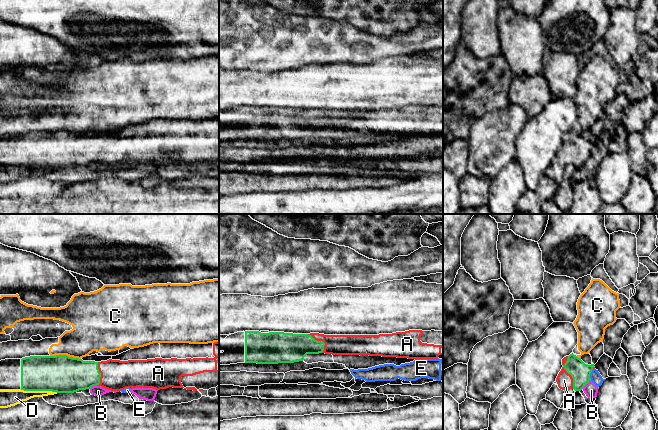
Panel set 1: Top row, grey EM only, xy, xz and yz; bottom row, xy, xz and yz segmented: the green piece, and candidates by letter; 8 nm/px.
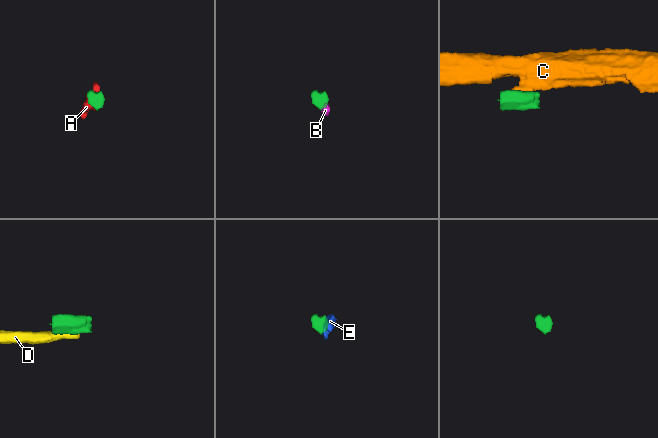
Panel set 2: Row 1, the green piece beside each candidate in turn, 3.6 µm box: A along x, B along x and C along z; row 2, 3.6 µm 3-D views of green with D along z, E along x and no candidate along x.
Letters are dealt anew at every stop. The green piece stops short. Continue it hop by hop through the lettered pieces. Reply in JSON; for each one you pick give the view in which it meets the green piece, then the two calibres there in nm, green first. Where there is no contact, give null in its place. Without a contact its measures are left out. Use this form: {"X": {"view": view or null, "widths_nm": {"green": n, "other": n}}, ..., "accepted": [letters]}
{"A": {"view": "yz", "widths_nm": {"green": 160, "other": 130}}, "accepted": ["A"]}

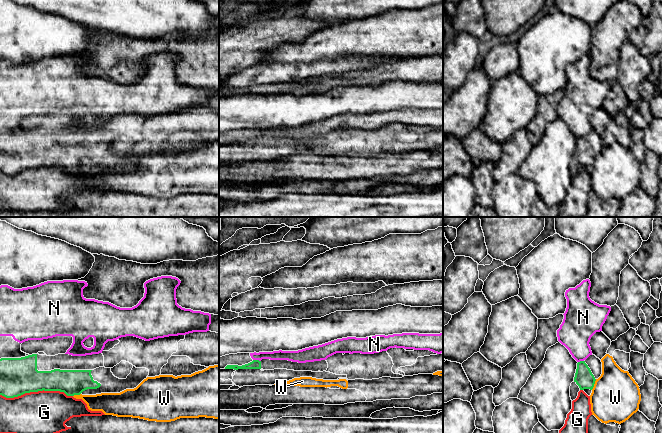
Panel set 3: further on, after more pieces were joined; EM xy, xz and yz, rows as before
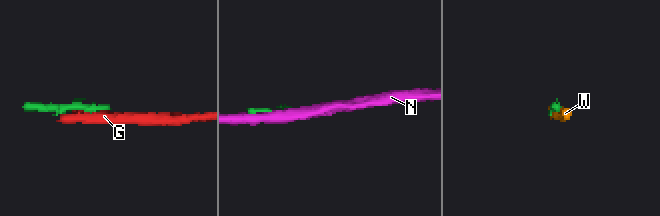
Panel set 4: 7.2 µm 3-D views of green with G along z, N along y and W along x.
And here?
{"accepted": []}

